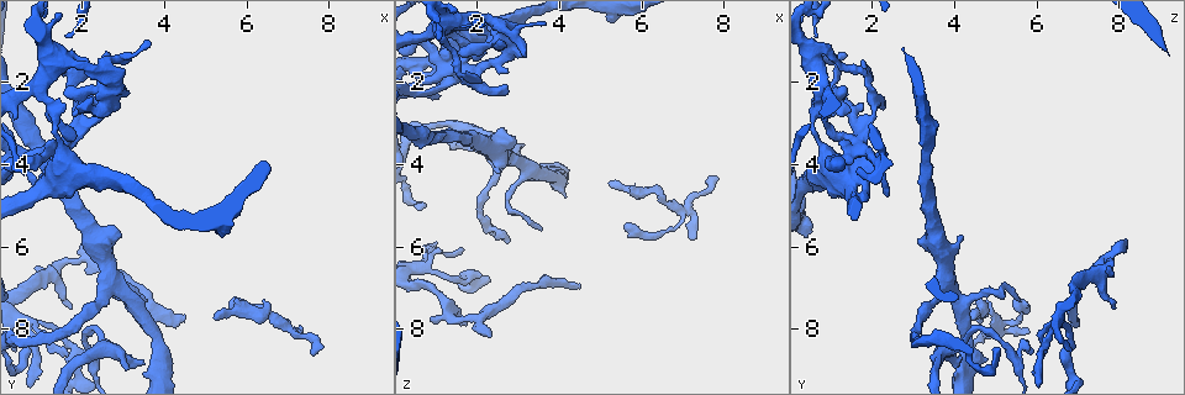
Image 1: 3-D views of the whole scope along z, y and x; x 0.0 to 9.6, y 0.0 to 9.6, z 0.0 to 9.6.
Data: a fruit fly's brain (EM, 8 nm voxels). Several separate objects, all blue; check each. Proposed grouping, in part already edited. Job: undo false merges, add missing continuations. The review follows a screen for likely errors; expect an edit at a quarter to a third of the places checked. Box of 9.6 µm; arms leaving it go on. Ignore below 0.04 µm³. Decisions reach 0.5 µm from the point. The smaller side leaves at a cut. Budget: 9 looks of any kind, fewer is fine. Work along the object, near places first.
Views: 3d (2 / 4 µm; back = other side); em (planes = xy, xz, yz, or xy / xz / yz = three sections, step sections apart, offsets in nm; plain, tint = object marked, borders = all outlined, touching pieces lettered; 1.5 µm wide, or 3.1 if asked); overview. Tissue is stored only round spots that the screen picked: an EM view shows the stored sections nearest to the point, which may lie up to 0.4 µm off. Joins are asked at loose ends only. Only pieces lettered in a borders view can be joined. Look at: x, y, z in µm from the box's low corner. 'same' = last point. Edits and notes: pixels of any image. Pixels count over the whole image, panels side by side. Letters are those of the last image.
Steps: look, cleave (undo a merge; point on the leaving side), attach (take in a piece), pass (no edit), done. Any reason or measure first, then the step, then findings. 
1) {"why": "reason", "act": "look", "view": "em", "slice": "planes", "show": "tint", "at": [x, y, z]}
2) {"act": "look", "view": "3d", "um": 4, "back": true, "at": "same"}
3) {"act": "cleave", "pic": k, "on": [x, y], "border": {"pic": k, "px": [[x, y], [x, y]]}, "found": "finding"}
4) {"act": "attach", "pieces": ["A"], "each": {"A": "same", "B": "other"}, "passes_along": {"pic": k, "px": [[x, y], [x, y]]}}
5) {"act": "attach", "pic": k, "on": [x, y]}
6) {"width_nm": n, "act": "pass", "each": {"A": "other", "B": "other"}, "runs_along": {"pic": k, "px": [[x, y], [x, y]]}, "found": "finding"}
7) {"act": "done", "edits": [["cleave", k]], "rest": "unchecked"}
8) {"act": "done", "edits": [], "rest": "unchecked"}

{"why": "branch stops here", "act": "look", "view": "3d", "um": 4, "at": [5.60, 7.40, 5.45]}

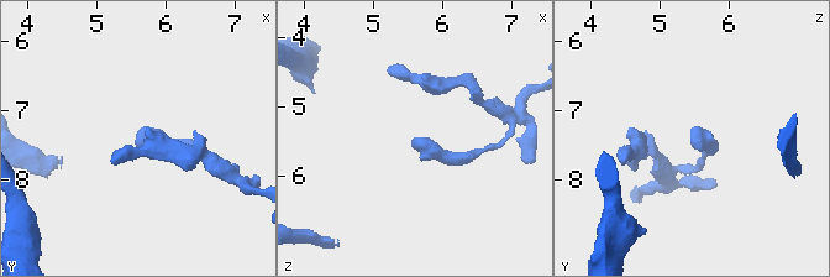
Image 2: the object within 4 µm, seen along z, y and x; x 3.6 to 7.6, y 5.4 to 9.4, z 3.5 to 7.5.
{"act": "look", "view": "em", "slice": "xz", "step": 8, "show": "tint", "at": [5.60, 7.45, 5.40]}

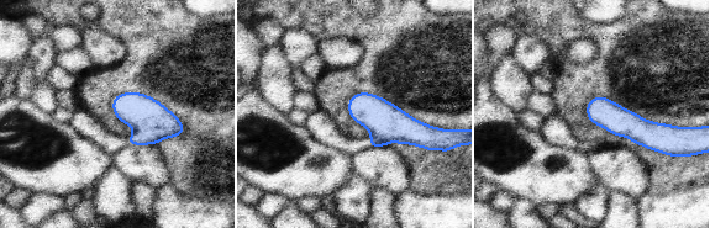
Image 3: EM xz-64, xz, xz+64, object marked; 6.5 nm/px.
{"why": "cut it another way", "act": "look", "view": "em", "slice": "planes", "show": "borders", "at": "same"}

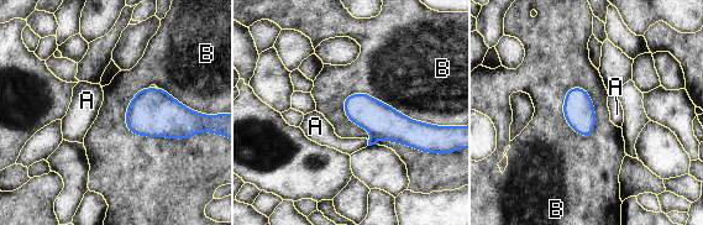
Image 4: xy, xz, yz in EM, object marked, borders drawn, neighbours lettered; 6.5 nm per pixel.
{"act": "attach", "pieces": ["A"], "each": {"A": "same", "B": "other"}, "passes_along": {"pic": 4, "px": [[382, 121], [368, 142], [330, 139]]}, "found": "it goes on there"}

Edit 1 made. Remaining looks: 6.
{"why": "free end", "act": "look", "view": "3d", "um": 2, "at": [2.80, 2.55, 2.25]}

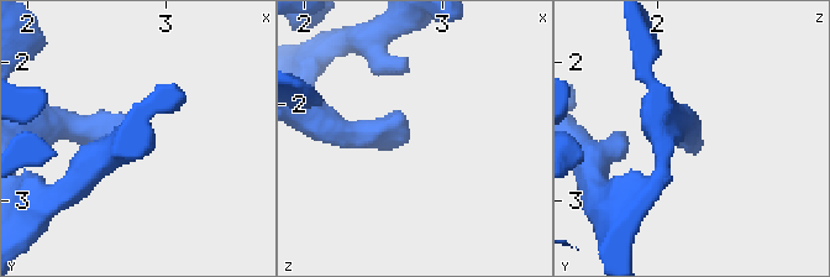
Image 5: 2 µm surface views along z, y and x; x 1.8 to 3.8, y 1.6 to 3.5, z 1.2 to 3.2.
{"act": "look", "view": "em", "slice": "xy", "step": 8, "show": "borders", "at": [2.76, 2.52, 2.28]}

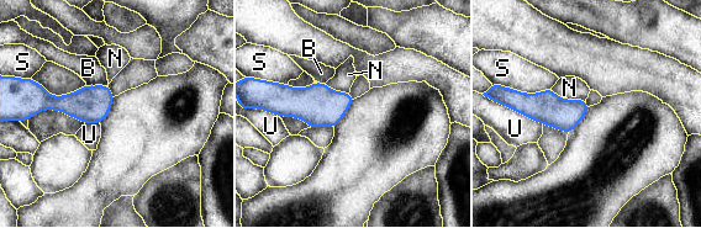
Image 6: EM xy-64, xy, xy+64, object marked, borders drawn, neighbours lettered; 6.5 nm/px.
{"act": "look", "view": "em", "slice": "planes", "show": "borders", "at": "same"}

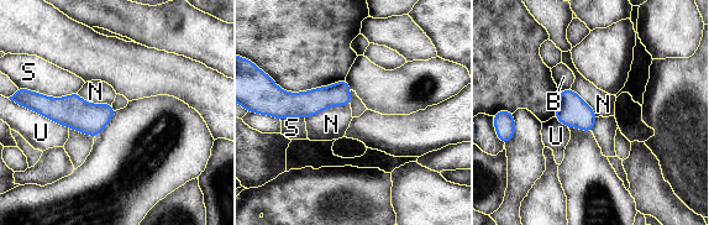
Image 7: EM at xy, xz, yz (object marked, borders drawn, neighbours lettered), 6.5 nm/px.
{"act": "pass", "each": {"B": "other", "N": "other", "S": "other", "U": "other"}, "found": "no lettered piece goes on from it"}

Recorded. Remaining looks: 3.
{"act": "done", "edits": [["attach", 4]], "rest": "unchecked"}

